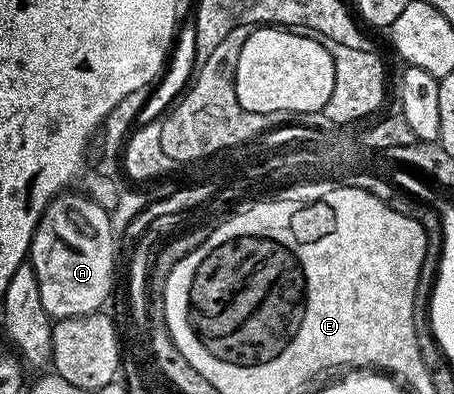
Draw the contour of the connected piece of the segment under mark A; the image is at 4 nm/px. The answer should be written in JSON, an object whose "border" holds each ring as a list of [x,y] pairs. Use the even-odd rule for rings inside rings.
{"border":[[[67,191],[50,201],[31,240],[29,263],[37,275],[37,287],[41,291],[41,307],[55,321],[67,317],[80,317],[86,313],[98,313],[104,308],[107,296],[115,285],[115,242],[111,232],[111,214],[98,205],[89,195]]]}

